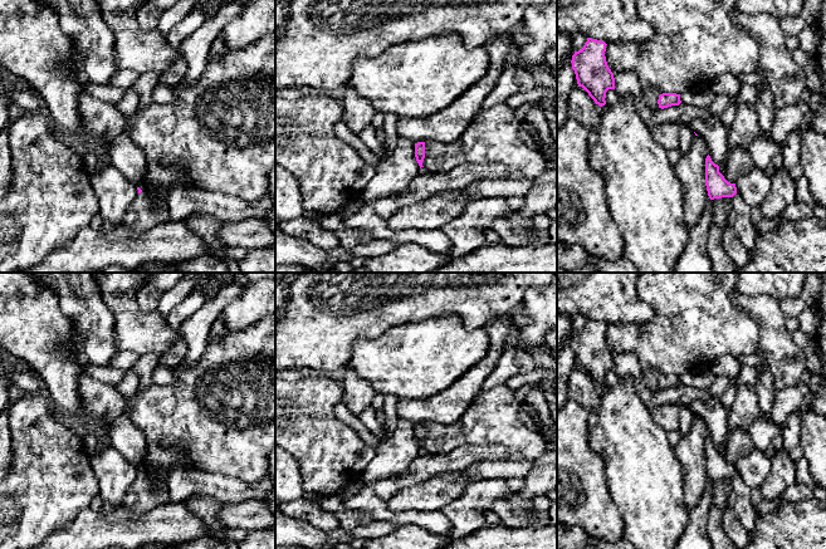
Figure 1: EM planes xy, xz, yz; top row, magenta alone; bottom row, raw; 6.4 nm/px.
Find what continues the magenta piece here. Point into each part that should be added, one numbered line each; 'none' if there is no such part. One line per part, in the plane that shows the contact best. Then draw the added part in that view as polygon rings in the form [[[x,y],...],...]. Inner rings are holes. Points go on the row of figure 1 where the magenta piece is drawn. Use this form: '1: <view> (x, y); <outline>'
none

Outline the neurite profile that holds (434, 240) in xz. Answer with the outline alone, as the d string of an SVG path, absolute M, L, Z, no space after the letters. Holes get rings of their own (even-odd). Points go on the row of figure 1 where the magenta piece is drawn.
M367 201L353 215L343 219L346 227L362 229L371 232L376 239L390 240L396 244L415 242L431 253L449 255L451 241L440 230L391 230L383 219L373 210L373 202Z

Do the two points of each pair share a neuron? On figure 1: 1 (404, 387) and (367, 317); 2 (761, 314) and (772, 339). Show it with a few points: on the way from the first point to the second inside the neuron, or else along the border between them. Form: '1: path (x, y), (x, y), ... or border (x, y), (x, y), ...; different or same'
1: border (404, 323), (376, 337), (358, 338), (352, 352); different
2: path (767, 320), (772, 326), (772, 333); same

